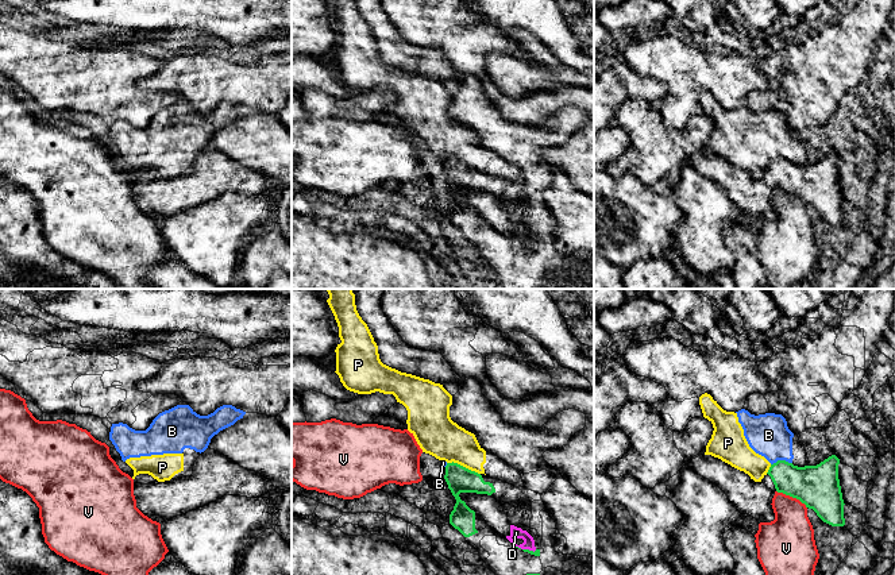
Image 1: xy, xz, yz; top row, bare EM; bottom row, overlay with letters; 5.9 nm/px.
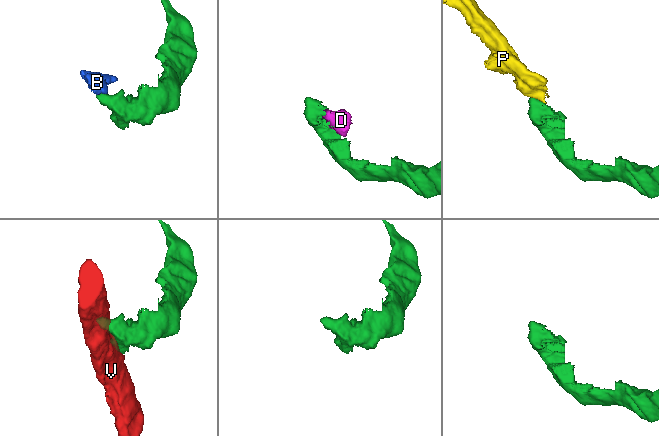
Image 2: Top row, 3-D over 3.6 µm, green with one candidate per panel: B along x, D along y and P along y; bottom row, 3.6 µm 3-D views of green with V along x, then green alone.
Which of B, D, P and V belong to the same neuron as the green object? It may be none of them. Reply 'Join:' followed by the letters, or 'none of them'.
Join: none of them

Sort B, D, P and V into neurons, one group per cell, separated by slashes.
B D P / V

